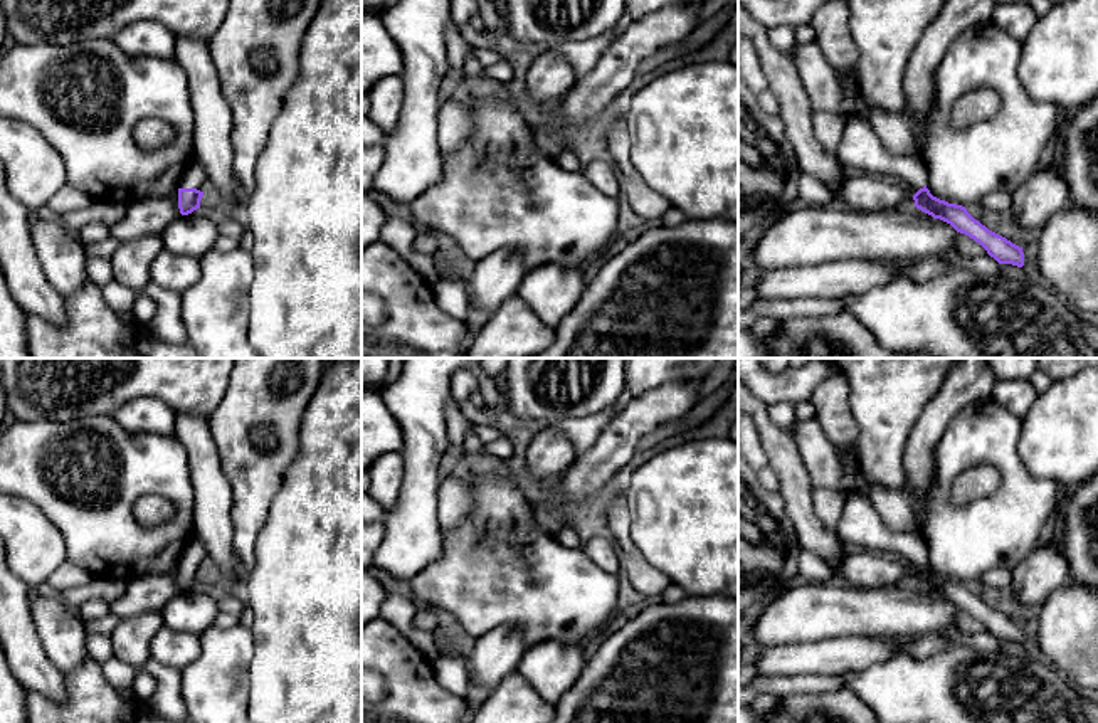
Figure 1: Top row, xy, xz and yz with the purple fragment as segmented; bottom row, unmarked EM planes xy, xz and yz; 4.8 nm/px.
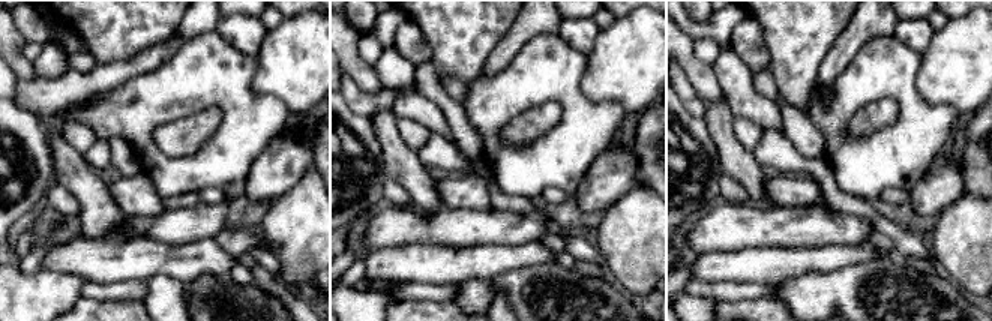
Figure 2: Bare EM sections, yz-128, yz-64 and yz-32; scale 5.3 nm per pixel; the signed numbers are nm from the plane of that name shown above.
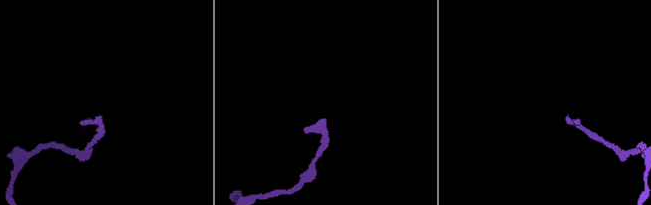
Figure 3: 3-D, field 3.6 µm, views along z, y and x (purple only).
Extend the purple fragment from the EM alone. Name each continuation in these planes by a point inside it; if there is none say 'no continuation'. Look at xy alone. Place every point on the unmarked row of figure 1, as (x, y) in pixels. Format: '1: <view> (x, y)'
1: xy (194, 554)

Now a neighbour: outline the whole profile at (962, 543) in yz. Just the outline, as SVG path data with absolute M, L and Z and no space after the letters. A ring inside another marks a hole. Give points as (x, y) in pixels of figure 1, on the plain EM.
M992 397L962 407L945 429L935 447L935 474L926 499L926 518L923 526L925 562L930 570L948 580L969 583L980 580L994 568L1014 570L1036 546L1041 530L1049 516L1059 508L1063 486L1049 478L1036 478L1029 472L1019 456L1019 441L1024 430L1022 419L1009 412ZM992 464L1000 472L999 489L974 503L957 506L950 501L955 479L969 467Z

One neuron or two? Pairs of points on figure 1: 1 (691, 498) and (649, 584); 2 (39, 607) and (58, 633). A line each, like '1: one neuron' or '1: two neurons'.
1: two neurons
2: one neuron

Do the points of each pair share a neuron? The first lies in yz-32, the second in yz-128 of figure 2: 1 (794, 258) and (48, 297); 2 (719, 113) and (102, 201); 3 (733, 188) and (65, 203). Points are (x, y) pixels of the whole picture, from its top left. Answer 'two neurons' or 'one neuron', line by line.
1: two neurons
2: one neuron
3: one neuron

